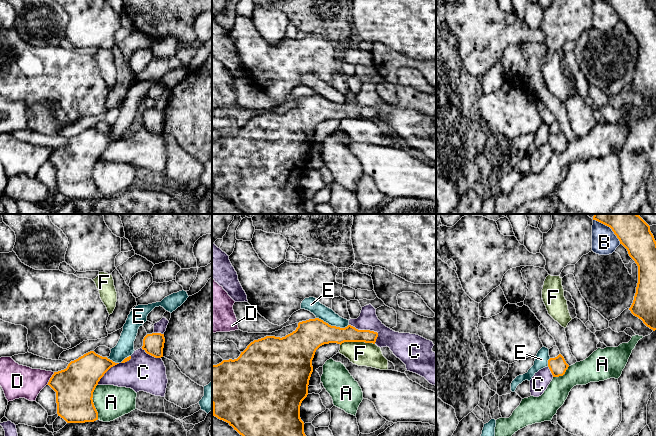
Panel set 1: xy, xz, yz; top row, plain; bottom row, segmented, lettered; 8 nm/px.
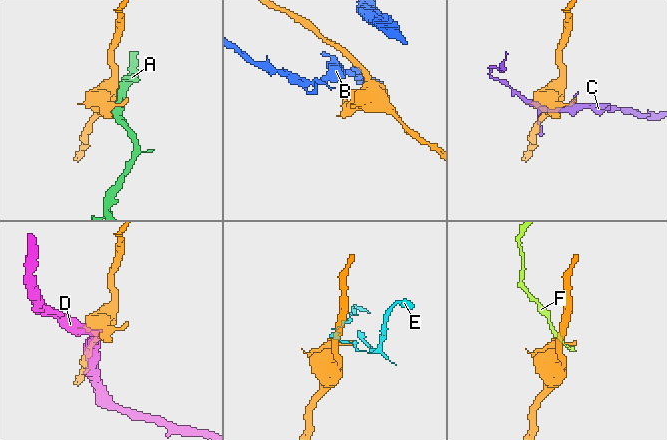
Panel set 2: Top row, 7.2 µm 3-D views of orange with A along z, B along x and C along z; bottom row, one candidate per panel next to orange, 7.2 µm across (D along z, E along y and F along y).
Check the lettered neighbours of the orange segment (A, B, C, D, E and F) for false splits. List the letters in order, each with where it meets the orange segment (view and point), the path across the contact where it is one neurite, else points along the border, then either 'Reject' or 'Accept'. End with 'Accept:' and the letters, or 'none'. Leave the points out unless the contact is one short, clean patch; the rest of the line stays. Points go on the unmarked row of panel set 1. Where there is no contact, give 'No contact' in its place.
A: Touches orange at xy (92, 178). Reject
B: Touches orange at yz (613, 7). Reject
C: Touches orange at xz (368, 106). Reject
D: Touches orange at xy (50, 154). Reject
E: Touches orange at xz (332, 102). Boundary: xz (316, 93), (331, 101), (340, 103), (348, 101). Reject
F: Touches orange at xz (357, 117). Boundary: xz (374, 119), (343, 118), (340, 121). Reject
Accept: none

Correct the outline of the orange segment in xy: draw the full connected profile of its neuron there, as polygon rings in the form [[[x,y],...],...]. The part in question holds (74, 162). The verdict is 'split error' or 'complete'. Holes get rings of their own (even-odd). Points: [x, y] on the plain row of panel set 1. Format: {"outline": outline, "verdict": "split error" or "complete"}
{"outline": [[[90,127],[71,137],[67,144],[54,148],[47,161],[56,168],[57,190],[67,199],[85,199],[98,196],[98,188],[93,179],[93,168],[100,155],[115,139]]], "verdict": "complete"}

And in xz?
{"outline": [[[319,94],[309,95],[298,99],[298,103],[292,109],[285,113],[266,112],[264,114],[254,116],[247,124],[241,128],[237,135],[223,136],[217,141],[212,141],[212,180],[213,180],[213,192],[220,196],[227,198],[234,204],[243,214],[308,214],[304,209],[304,198],[300,194],[300,182],[302,177],[308,171],[308,161],[311,150],[313,148],[312,136],[314,134],[316,126],[329,119],[342,120],[344,118],[365,118],[375,120],[378,109],[370,106],[358,106],[355,103],[348,101],[345,104],[331,102]]], "verdict": "complete"}

